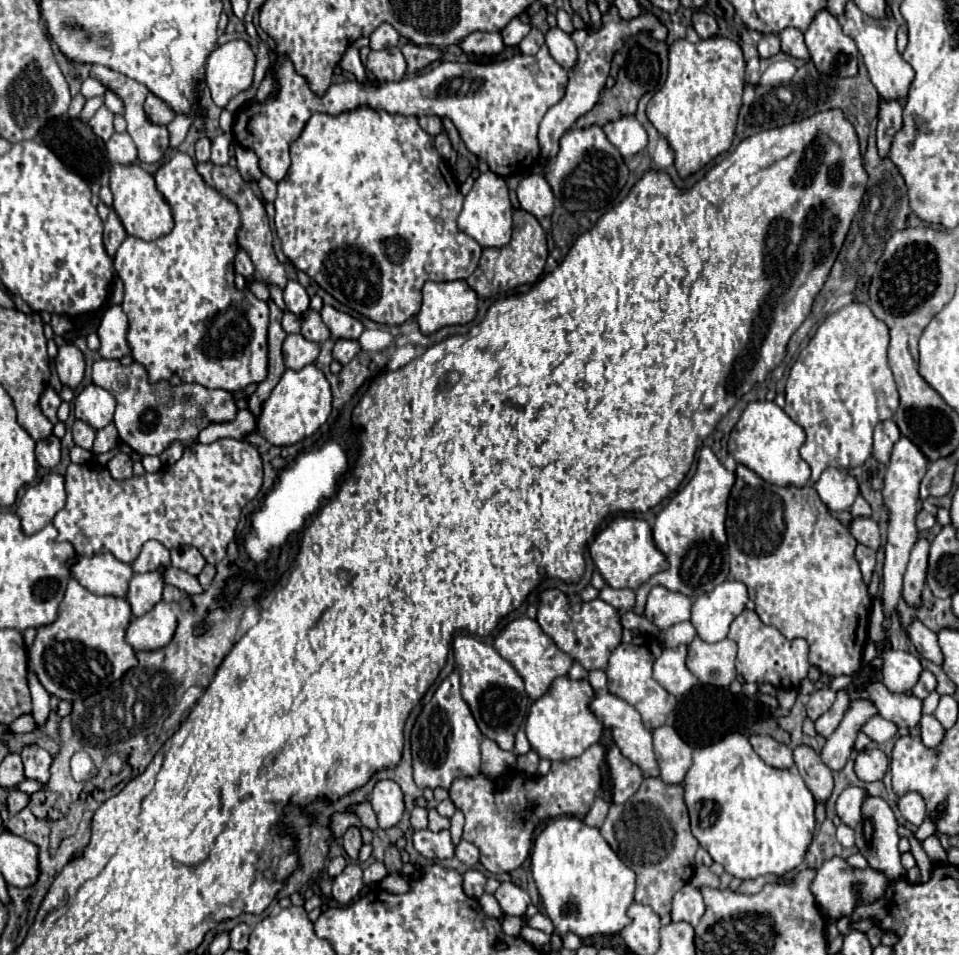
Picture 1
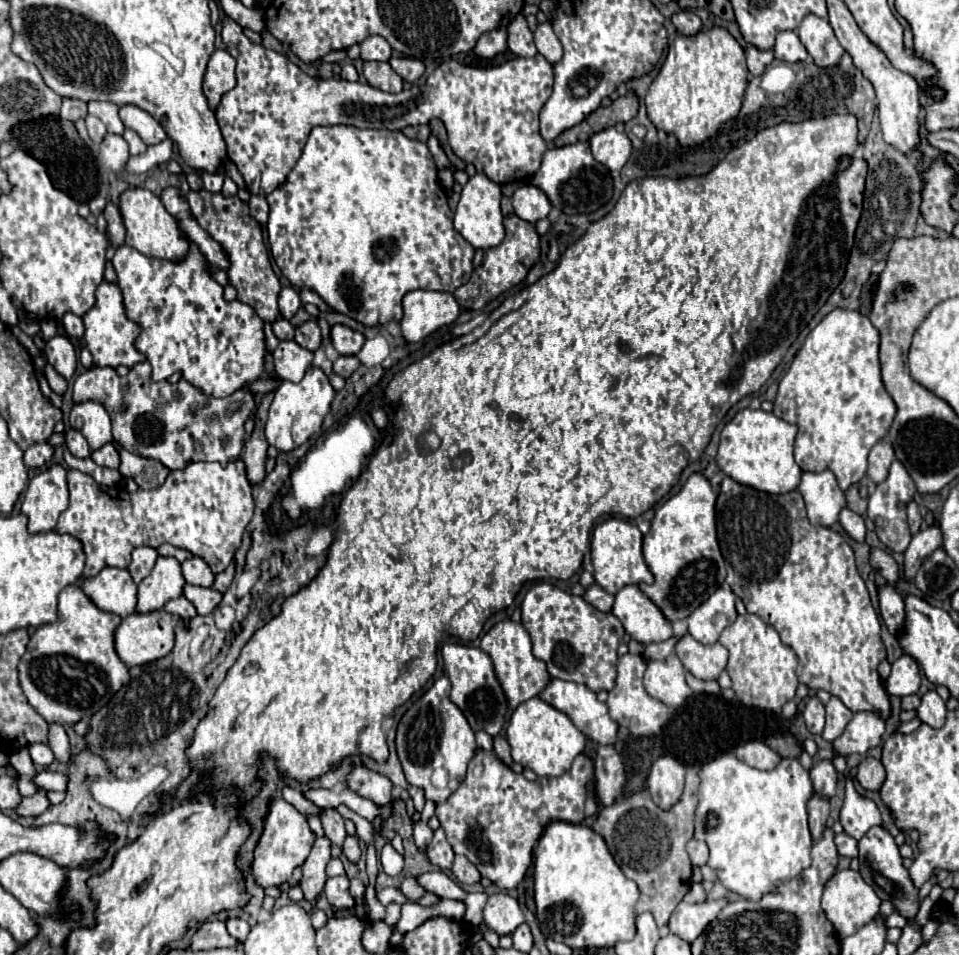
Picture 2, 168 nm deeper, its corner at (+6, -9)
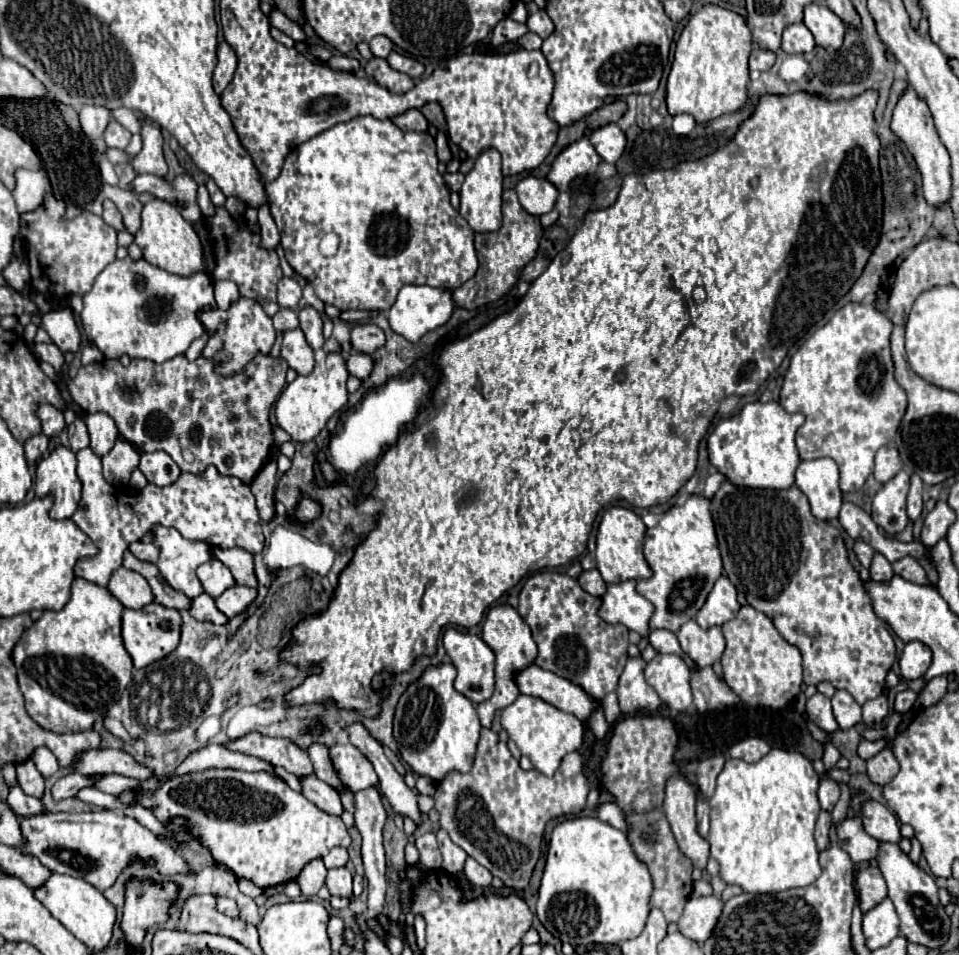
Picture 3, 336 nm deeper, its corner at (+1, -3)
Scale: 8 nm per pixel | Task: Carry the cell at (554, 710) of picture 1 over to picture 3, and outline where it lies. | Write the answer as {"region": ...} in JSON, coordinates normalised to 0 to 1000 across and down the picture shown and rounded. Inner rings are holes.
{"region":[[[543,727],[533,739],[525,741],[522,760],[527,762],[531,773],[539,779],[543,790],[550,792],[556,798],[556,802],[562,808],[566,808],[568,813],[577,813],[581,808],[581,804],[585,802],[587,794],[593,787],[604,785],[608,779],[606,754],[600,752],[597,748],[591,748],[591,746],[566,735],[564,731],[558,731],[558,729]]]}

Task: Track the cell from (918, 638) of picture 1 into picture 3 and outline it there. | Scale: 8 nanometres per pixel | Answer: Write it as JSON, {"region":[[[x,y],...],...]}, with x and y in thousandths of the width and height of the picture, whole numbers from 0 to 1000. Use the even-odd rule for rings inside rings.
{"region":[[[912,578],[912,582],[910,582],[910,591],[908,591],[906,599],[908,599],[908,607],[912,607],[912,609],[923,609],[923,607],[931,605],[931,595],[929,595],[927,586],[917,578]]]}

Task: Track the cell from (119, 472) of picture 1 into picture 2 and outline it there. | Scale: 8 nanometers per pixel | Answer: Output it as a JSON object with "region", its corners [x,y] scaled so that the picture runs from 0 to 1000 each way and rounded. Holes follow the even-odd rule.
{"region":[[[125,471],[125,482],[127,482],[127,486],[123,490],[125,496],[129,501],[140,501],[142,507],[150,513],[169,509],[169,505],[177,496],[177,492],[173,488],[169,488],[169,484],[142,477],[133,471]]]}

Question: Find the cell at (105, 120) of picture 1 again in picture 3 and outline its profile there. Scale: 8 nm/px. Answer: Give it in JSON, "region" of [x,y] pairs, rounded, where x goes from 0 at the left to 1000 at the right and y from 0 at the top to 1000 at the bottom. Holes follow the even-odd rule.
{"region":[[[87,111],[82,117],[82,126],[84,126],[84,134],[93,145],[103,145],[107,142],[114,126],[116,126],[116,117],[107,111]]]}

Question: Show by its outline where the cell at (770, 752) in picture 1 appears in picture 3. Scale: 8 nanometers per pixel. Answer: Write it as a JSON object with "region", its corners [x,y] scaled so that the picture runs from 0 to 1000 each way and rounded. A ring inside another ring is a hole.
{"region":[[[777,773],[777,775],[773,775],[773,777],[769,777],[760,783],[760,792],[762,794],[773,794],[777,798],[787,798],[787,796],[796,794],[802,785],[804,785],[804,781],[798,775]]]}

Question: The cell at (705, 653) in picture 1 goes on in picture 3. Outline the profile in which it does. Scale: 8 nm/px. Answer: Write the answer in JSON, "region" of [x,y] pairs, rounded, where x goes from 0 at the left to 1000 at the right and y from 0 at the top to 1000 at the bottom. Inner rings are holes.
{"region":[[[718,649],[712,653],[706,662],[706,670],[712,679],[712,683],[727,693],[729,699],[743,697],[752,691],[756,683],[756,668],[752,664],[752,658],[739,658],[731,660],[725,649]]]}

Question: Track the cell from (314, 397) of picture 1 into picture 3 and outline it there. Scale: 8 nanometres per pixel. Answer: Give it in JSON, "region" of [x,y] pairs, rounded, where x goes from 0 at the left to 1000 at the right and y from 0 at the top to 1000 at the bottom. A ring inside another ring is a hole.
{"region":[[[341,371],[339,381],[328,381],[328,387],[322,394],[310,394],[303,402],[297,404],[291,419],[287,421],[289,444],[299,454],[303,454],[306,463],[326,461],[339,448],[341,440],[362,423],[362,396],[364,390],[360,385],[360,377],[356,375],[356,371]]]}

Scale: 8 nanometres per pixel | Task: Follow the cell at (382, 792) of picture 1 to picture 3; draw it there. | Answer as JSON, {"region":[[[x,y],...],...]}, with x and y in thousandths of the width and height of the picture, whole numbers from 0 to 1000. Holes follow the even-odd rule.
{"region":[[[347,779],[343,790],[358,823],[366,829],[395,823],[395,813],[391,810],[389,800],[368,779]]]}

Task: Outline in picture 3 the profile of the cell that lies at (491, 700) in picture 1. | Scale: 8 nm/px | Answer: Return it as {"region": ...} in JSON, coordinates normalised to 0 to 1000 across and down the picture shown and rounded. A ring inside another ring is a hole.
{"region":[[[466,660],[462,666],[462,676],[470,689],[470,693],[477,699],[477,712],[474,723],[487,729],[495,739],[510,733],[516,725],[516,685],[514,681],[495,664],[479,662],[479,660]]]}

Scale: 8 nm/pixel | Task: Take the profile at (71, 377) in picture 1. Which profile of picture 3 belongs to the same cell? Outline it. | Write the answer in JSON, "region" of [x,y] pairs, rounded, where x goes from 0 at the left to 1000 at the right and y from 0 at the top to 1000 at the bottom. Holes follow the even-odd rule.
{"region":[[[66,323],[66,325],[57,325],[57,327],[45,329],[43,343],[49,346],[53,356],[62,362],[62,366],[66,371],[82,369],[84,350],[82,350],[82,343],[80,343],[80,337],[76,333],[76,325],[74,323]]]}

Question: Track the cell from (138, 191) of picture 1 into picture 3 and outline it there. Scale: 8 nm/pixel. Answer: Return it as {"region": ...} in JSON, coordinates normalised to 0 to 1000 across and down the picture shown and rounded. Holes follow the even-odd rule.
{"region":[[[157,209],[147,220],[147,239],[141,245],[141,255],[149,262],[149,268],[155,276],[170,281],[185,289],[199,289],[212,283],[212,258],[203,239],[191,230],[187,220],[172,209]]]}

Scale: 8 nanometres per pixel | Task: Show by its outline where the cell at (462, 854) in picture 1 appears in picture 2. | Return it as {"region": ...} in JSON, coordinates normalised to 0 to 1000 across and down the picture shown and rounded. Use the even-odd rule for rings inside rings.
{"region":[[[475,896],[475,898],[473,898],[471,913],[473,913],[473,917],[475,917],[482,926],[496,926],[496,924],[501,924],[501,913],[498,913],[496,907],[490,905],[484,896]]]}

